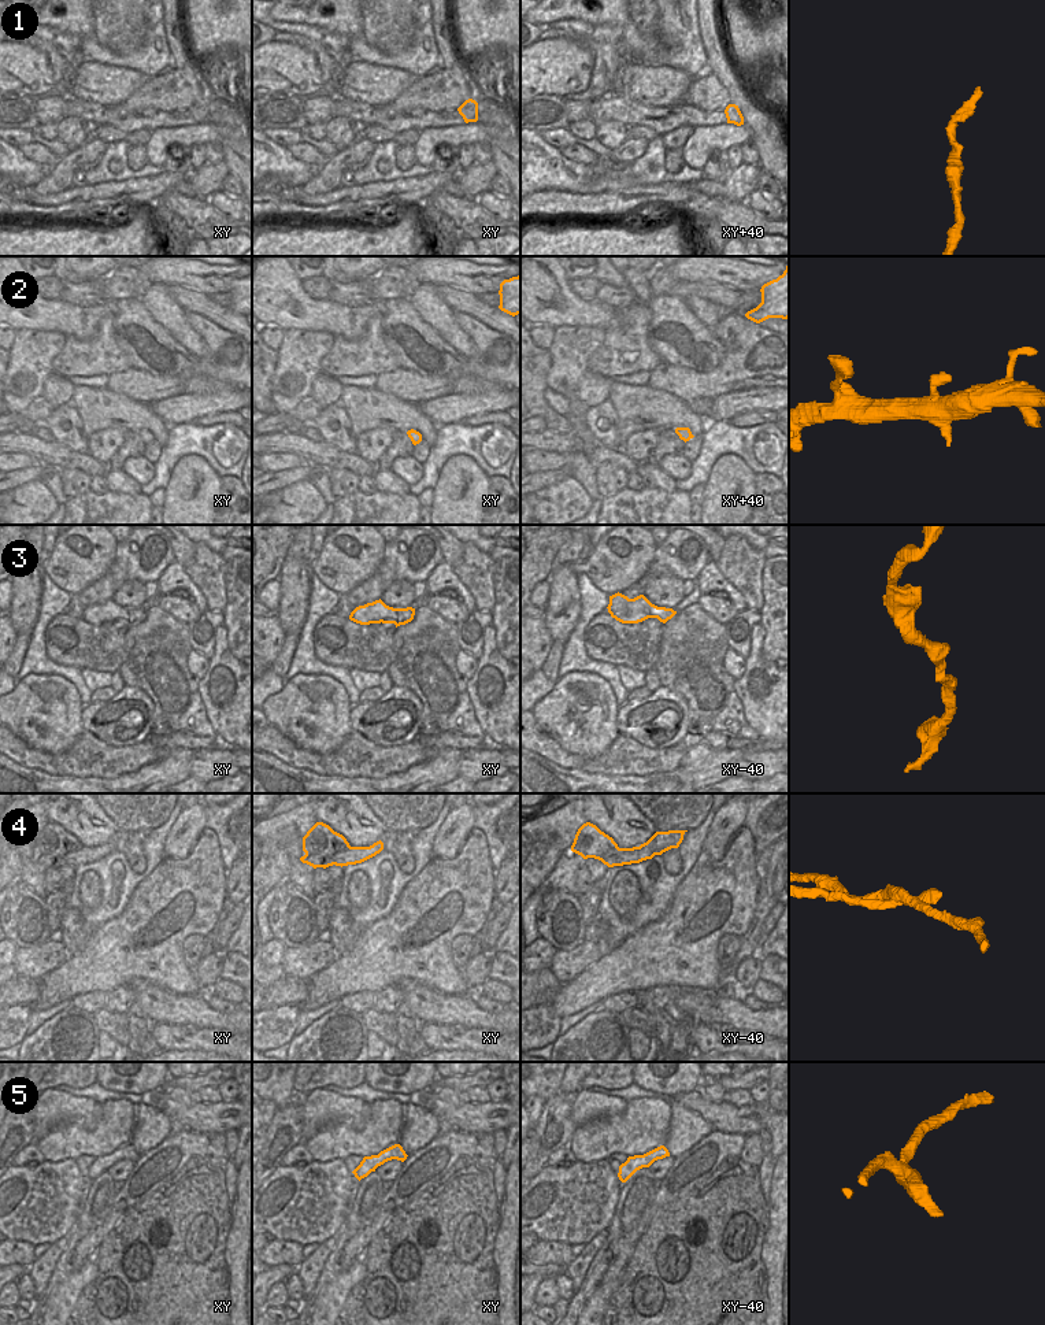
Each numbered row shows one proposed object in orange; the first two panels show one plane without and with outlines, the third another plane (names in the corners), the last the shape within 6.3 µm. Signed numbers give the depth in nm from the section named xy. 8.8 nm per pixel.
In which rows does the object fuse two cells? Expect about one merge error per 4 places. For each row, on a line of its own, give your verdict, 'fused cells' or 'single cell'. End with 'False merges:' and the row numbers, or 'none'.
1: single cell
2: single cell
3: single cell
4: fused cells
5: single cell
False merges: 4

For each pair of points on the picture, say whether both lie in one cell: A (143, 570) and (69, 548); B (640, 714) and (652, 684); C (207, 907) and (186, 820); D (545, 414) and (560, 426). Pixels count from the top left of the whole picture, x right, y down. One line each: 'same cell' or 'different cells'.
A: different cells
B: different cells
C: different cells
D: same cell

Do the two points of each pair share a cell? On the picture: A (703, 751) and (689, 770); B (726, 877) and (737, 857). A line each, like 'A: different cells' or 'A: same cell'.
A: same cell
B: same cell

